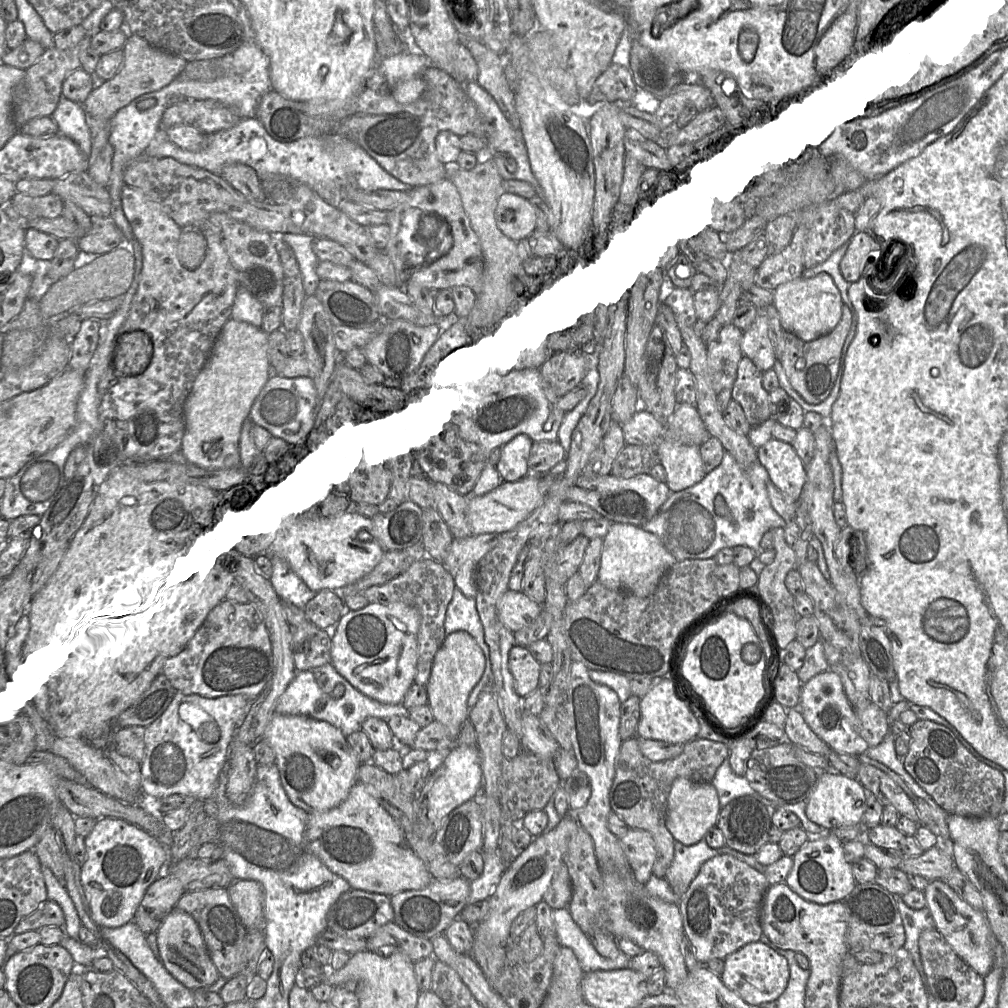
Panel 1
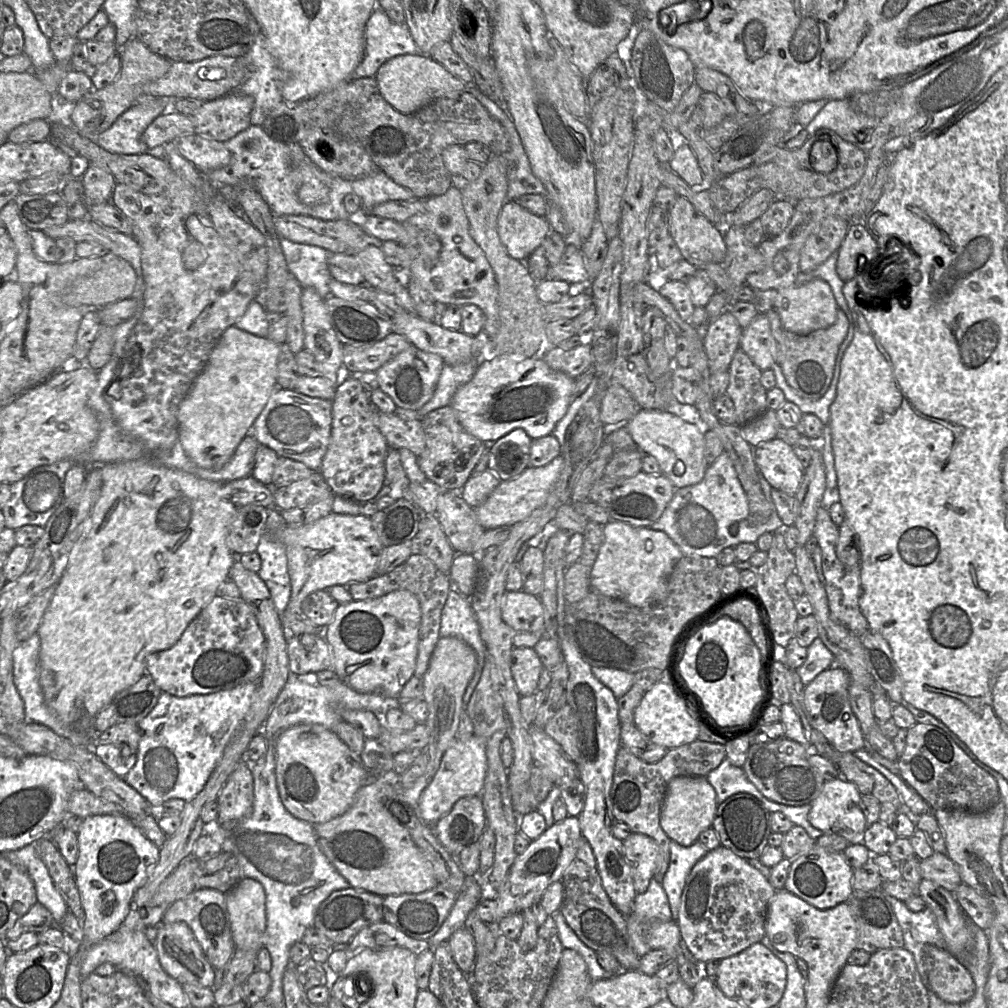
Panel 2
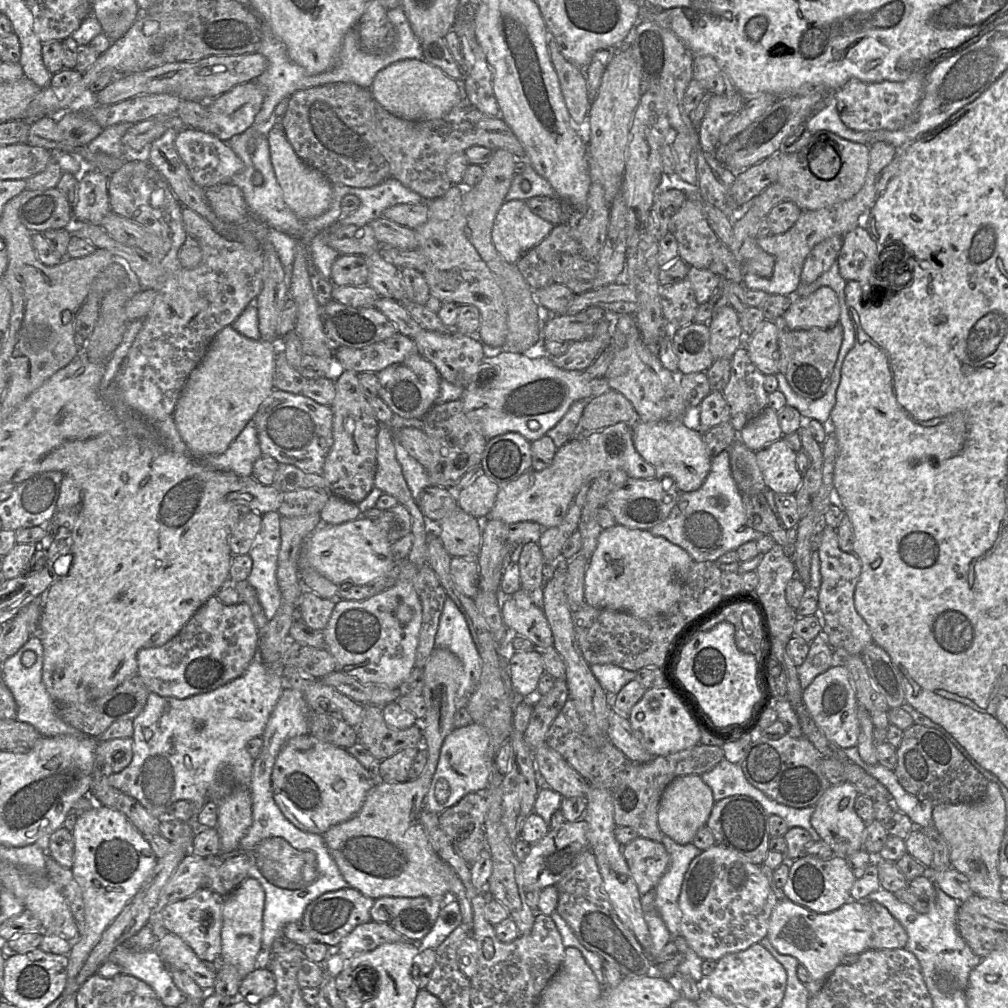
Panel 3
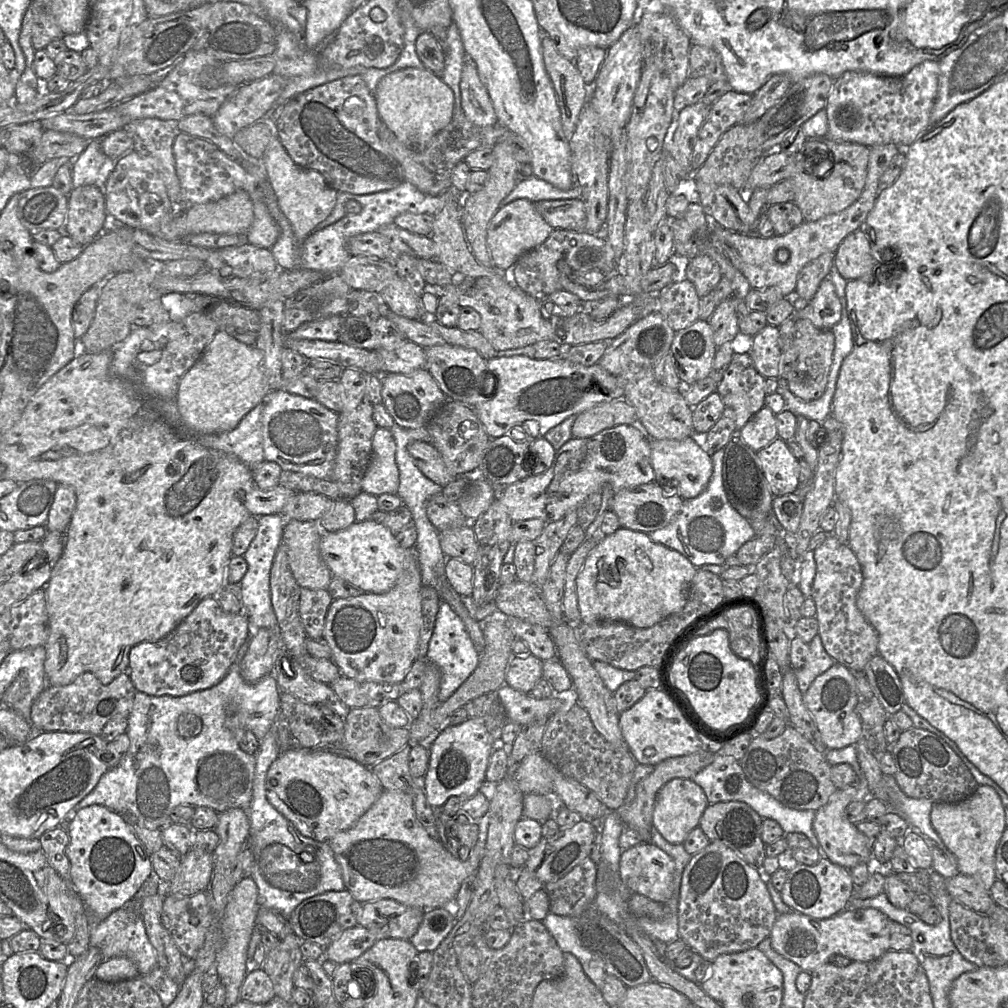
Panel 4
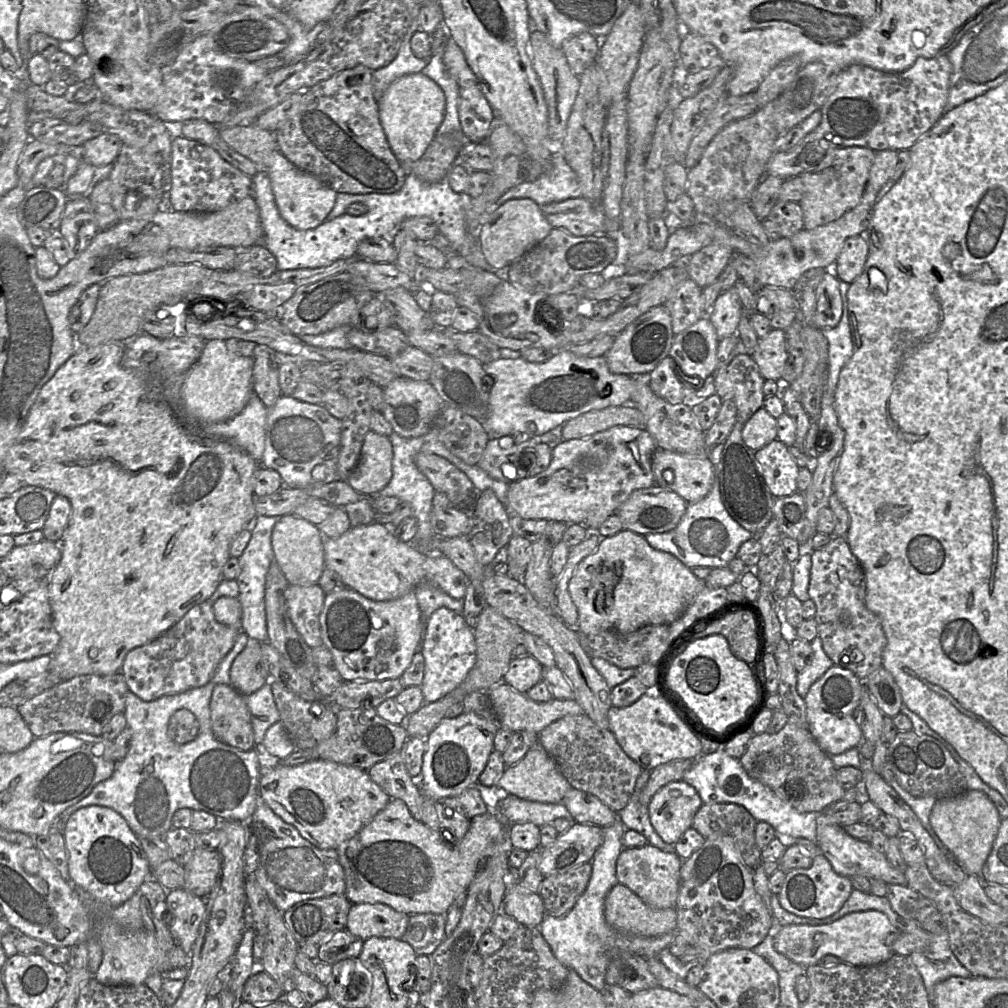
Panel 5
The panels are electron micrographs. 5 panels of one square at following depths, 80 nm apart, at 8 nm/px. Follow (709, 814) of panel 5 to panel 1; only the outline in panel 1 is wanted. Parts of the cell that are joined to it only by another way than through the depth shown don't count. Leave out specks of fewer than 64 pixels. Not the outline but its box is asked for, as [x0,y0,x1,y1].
[715,796,774,855]

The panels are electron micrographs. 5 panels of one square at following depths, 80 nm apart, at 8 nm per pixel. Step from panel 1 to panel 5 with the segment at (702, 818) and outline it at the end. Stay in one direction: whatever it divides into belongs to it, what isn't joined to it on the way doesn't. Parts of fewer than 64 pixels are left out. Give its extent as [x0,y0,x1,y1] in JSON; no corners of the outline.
[648,781,703,844]

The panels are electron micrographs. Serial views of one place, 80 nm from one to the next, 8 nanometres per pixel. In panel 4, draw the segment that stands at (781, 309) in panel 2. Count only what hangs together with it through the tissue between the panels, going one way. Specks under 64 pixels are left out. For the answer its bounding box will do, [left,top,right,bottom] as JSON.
[795,278,841,329]

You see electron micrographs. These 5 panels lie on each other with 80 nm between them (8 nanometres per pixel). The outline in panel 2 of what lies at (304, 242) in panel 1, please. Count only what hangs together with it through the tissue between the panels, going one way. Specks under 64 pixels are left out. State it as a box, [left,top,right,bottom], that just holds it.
[279,236,332,297]

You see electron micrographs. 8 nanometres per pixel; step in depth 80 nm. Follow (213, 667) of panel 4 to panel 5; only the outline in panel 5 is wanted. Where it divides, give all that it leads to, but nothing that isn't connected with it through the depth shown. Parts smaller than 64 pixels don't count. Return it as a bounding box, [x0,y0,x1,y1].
[120,601,240,702]

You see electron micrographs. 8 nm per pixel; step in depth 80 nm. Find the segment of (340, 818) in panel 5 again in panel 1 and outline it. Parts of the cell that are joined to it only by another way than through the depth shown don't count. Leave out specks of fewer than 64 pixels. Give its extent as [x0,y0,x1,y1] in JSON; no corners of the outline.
[261,713,361,814]

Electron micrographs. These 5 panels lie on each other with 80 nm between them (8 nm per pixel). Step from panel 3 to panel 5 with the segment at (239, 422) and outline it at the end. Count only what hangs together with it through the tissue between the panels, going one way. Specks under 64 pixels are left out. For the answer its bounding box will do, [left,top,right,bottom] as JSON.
[179,340,254,427]

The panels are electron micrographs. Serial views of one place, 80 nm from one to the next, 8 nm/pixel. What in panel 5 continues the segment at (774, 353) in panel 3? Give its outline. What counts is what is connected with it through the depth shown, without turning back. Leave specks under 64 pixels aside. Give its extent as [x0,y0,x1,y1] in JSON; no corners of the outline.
[752,328,787,381]

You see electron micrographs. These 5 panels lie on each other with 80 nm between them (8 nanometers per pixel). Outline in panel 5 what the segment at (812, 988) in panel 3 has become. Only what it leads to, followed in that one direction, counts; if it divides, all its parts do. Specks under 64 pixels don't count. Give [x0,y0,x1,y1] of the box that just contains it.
[774,910,900,968]

